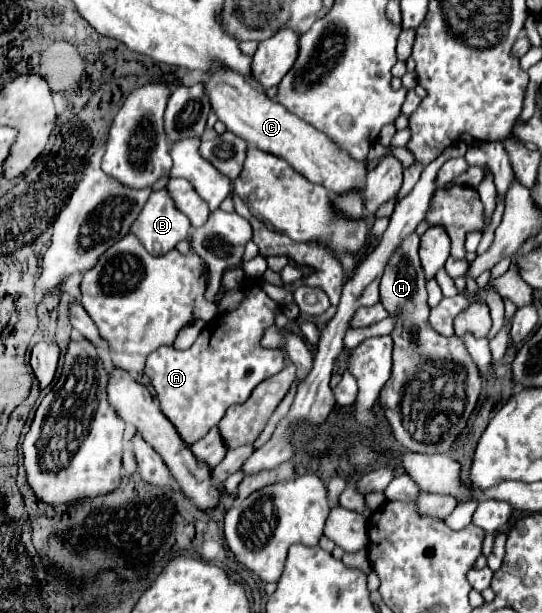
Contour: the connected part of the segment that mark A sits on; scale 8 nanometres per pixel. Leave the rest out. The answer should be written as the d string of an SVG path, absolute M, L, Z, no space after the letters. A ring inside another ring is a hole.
M247 283L243 291L245 297L239 307L211 319L189 349L179 351L175 347L159 347L147 357L145 373L157 391L159 405L187 445L199 441L213 425L217 425L227 407L245 403L261 381L285 367L283 349L265 349L259 345L263 331L275 325L281 305L253 283Z

